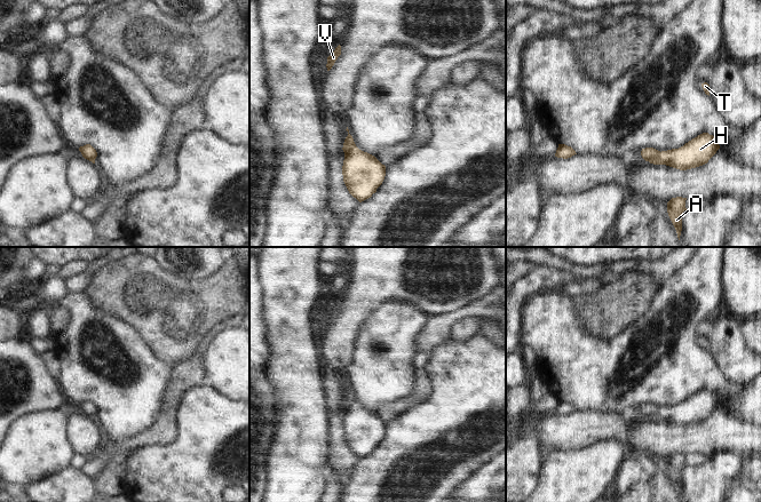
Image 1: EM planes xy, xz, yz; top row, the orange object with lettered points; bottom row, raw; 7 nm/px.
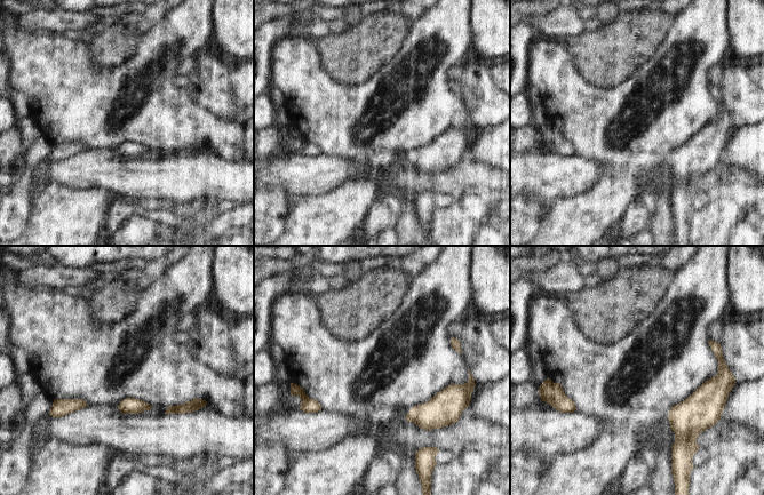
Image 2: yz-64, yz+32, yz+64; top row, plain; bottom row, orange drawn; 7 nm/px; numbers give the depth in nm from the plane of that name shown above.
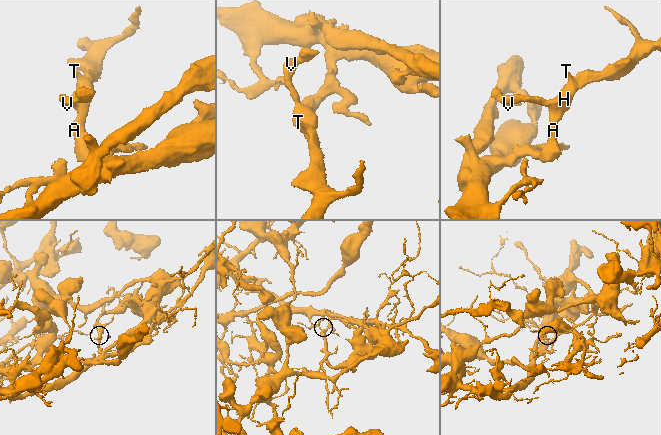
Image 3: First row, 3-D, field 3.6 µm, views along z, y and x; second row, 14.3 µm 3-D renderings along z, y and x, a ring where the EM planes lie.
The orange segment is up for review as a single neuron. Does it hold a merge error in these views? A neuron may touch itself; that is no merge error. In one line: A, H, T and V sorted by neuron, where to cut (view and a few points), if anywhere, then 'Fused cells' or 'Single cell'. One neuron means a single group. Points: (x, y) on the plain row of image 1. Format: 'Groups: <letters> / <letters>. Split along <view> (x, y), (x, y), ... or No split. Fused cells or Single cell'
Groups: A H T V. No split. Single cell

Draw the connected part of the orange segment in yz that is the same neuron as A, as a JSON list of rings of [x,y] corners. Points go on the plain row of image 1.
[[[676,453],[676,454],[672,454],[667,459],[667,469],[676,486],[679,496],[682,487],[682,471],[683,468],[687,467],[685,456],[687,454]]]

